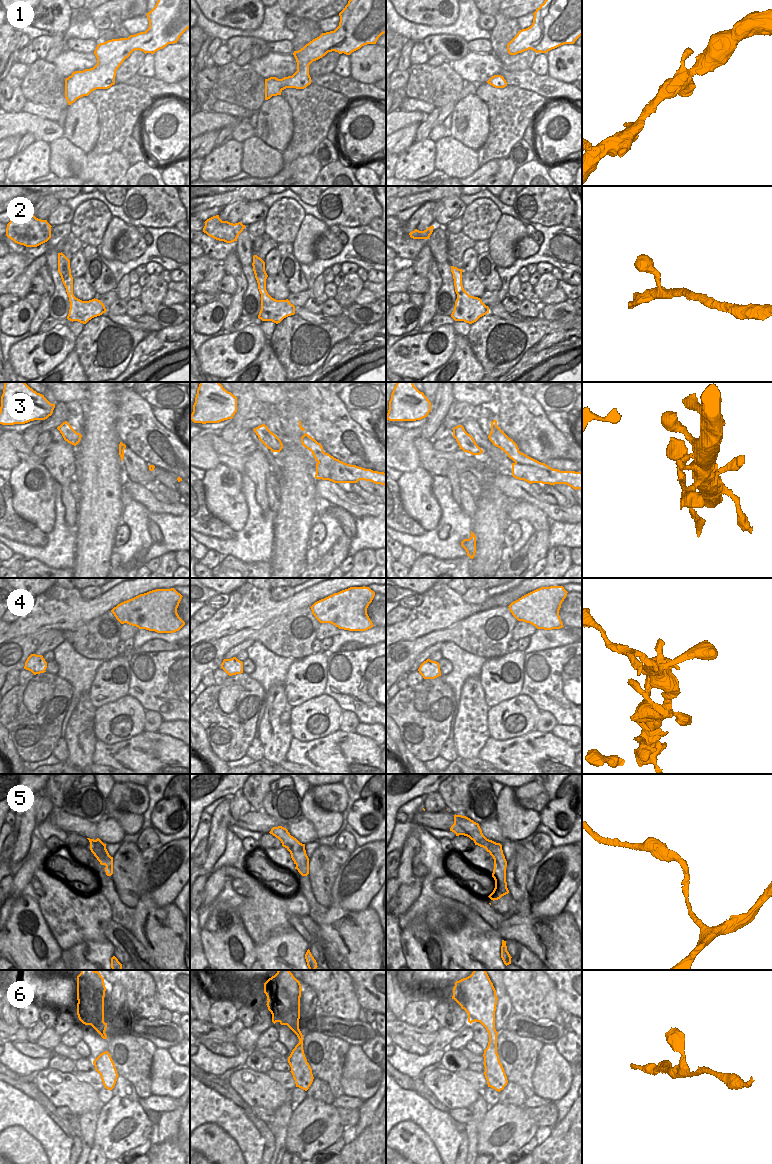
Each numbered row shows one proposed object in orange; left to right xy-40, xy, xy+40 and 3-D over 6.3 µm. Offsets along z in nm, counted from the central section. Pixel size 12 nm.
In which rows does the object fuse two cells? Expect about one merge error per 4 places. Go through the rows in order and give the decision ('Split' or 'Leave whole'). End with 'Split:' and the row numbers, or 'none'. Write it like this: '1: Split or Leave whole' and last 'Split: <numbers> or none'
1: Leave whole
2: Leave whole
3: Split
4: Leave whole
5: Leave whole
6: Leave whole
Split: 3.

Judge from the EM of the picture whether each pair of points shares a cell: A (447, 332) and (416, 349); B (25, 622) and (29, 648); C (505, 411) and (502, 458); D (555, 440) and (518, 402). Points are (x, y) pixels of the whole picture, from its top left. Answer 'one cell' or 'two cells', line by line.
A: one cell
B: two cells
C: two cells
D: one cell

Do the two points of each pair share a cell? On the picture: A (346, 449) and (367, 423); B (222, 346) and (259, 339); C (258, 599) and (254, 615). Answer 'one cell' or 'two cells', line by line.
A: two cells
B: one cell
C: one cell

